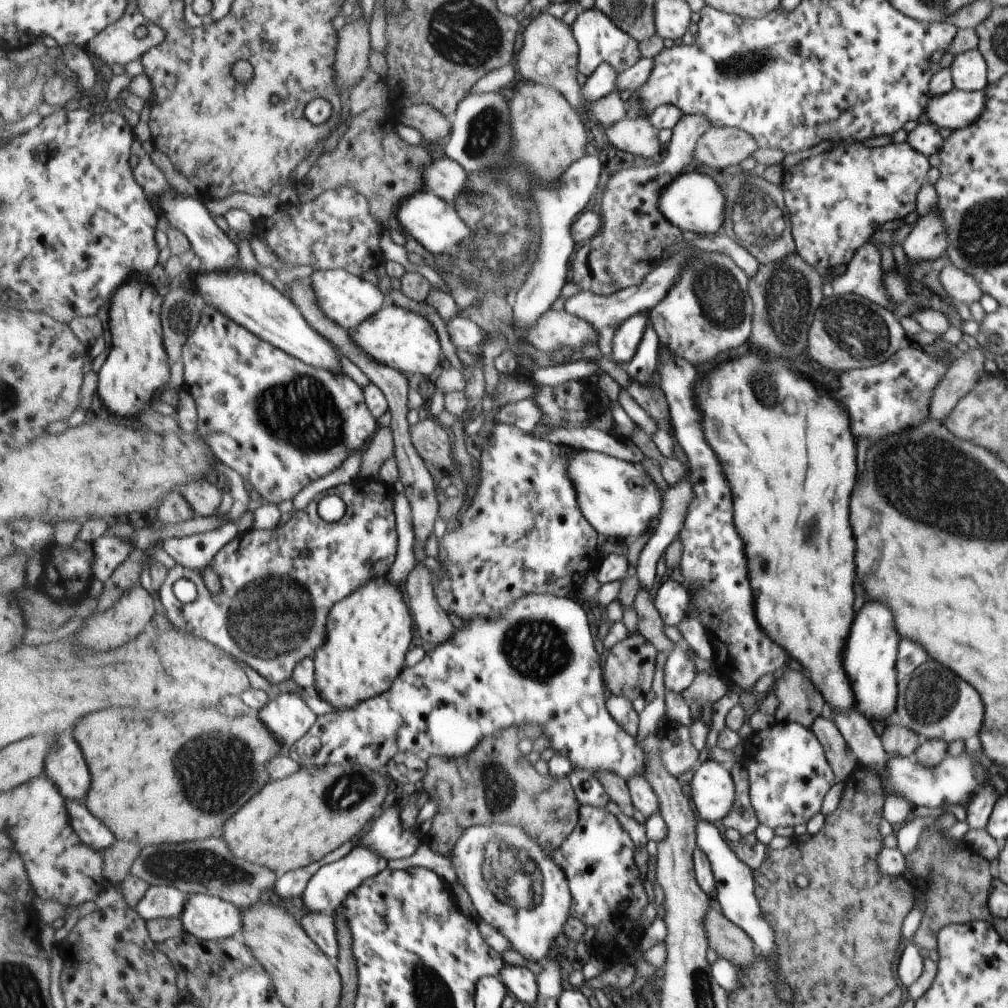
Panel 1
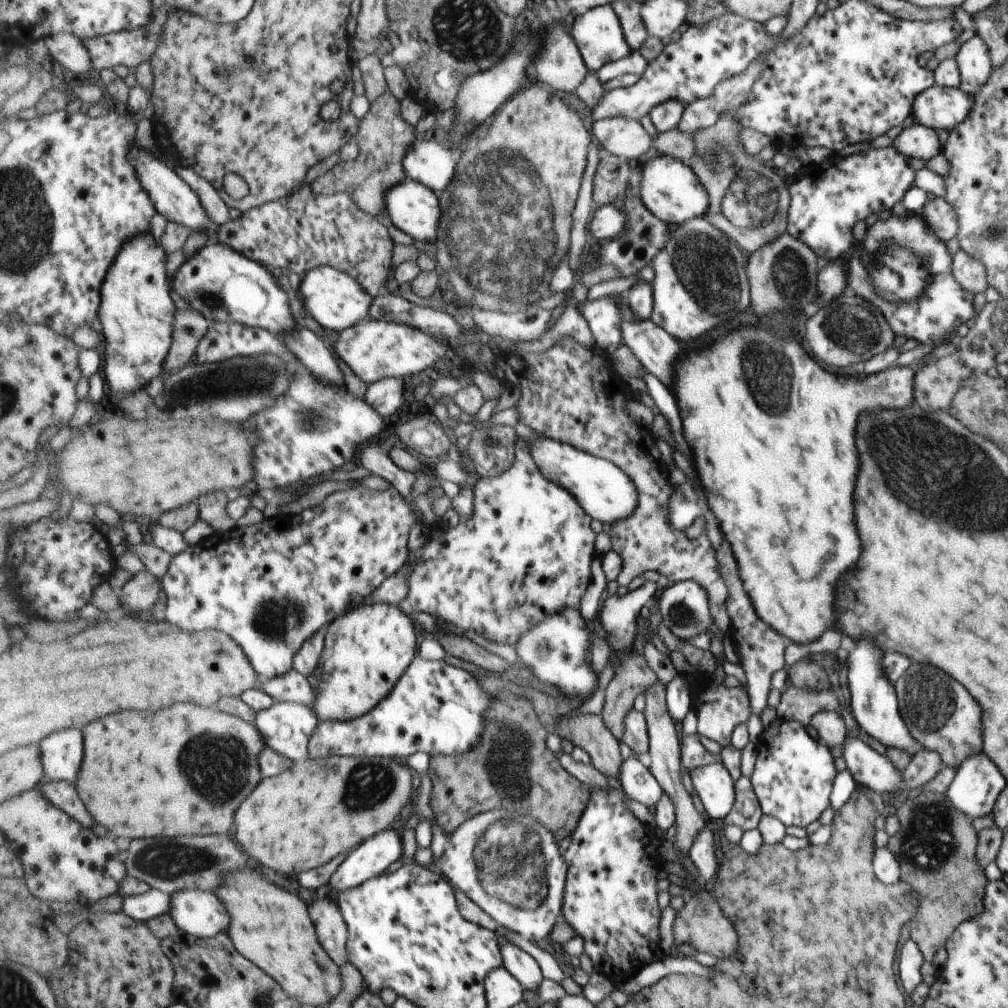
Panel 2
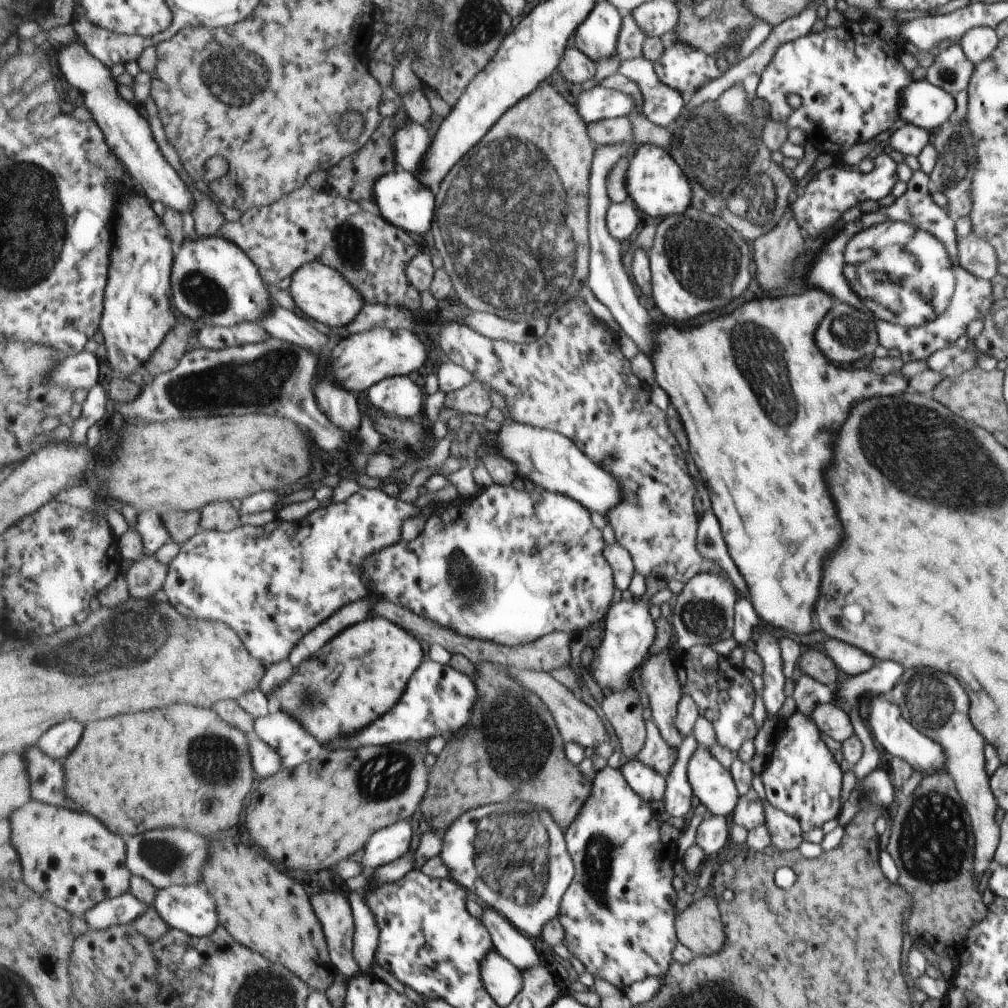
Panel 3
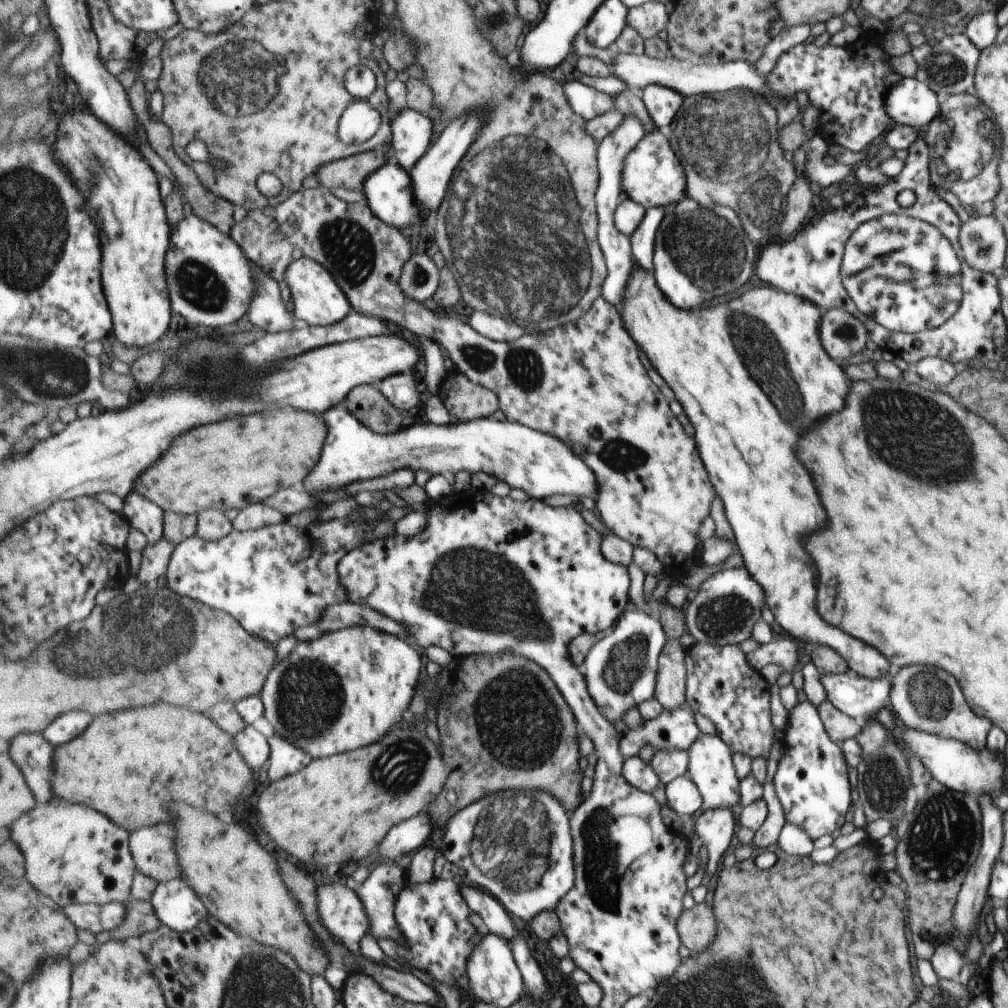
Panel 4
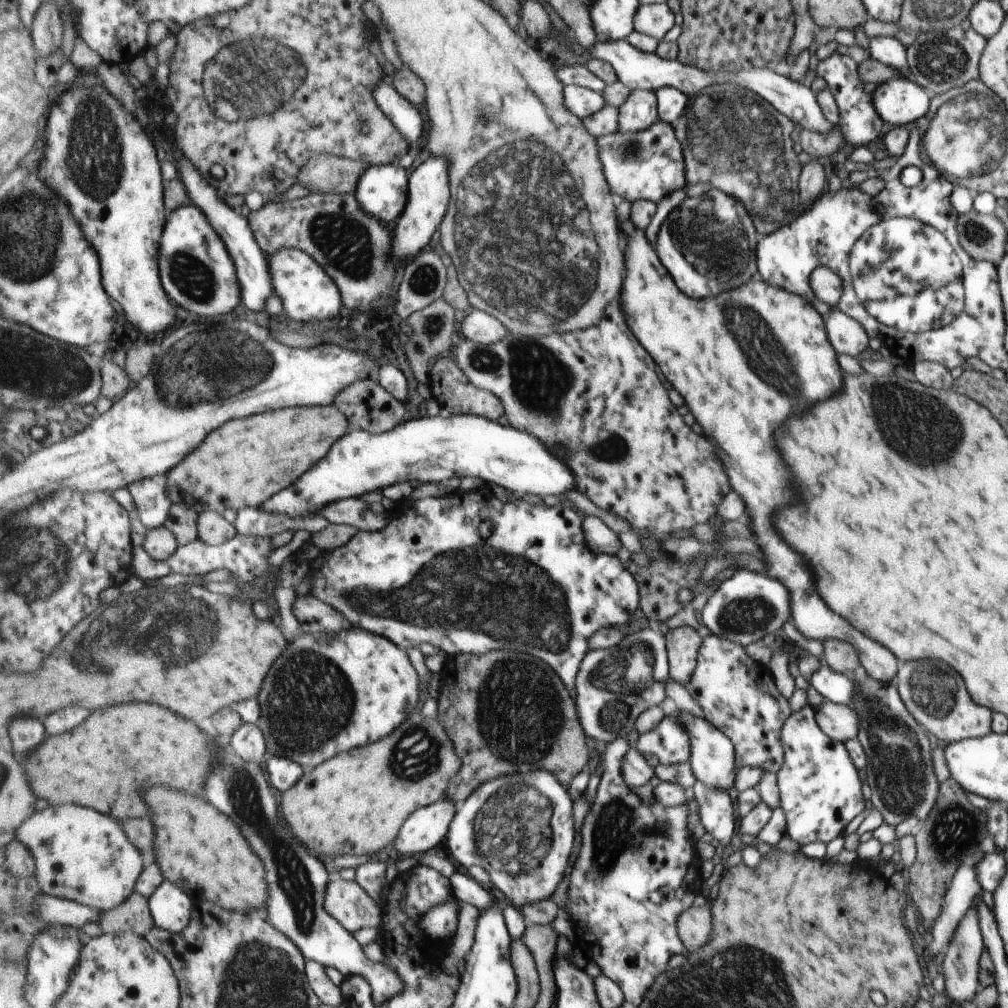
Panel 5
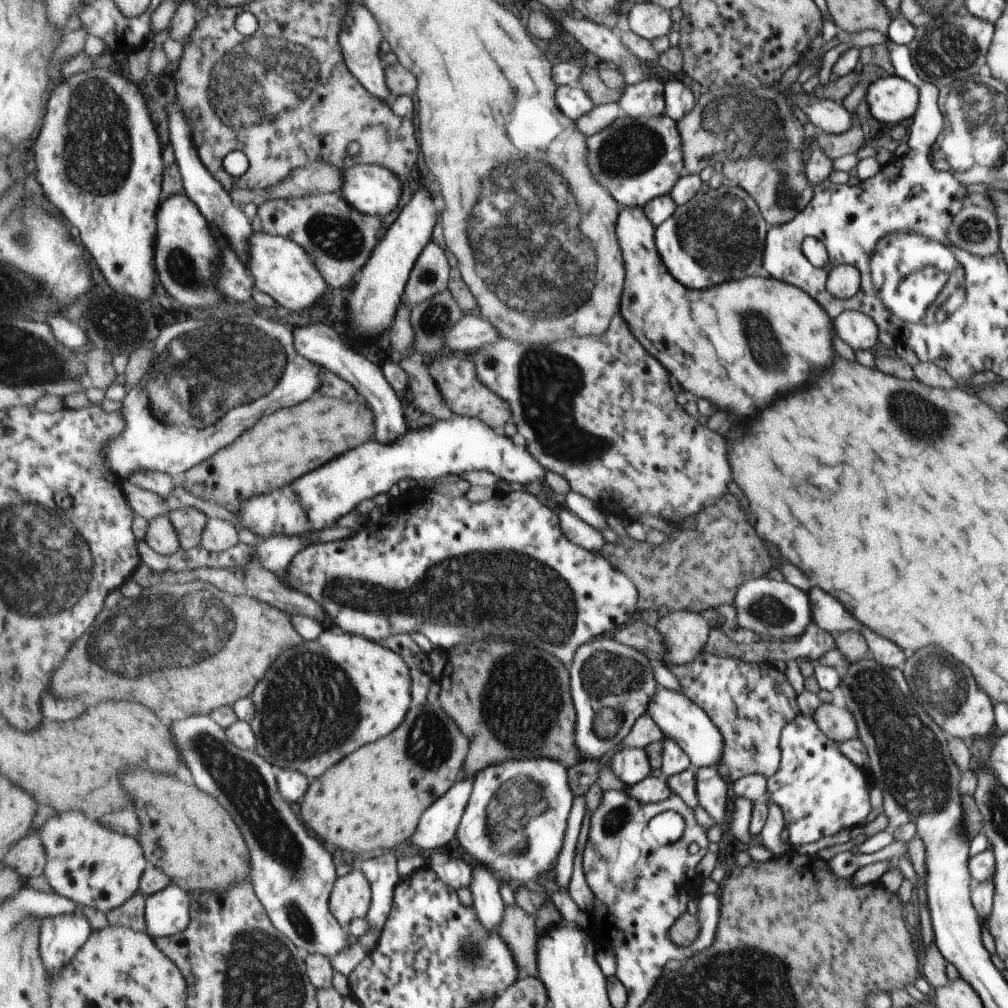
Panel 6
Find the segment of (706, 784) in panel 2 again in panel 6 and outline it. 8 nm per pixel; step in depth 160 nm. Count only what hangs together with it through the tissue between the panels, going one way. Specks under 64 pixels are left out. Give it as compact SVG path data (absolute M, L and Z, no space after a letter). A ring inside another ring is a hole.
M659 687L656 696L651 700L649 713L654 717L664 738L678 743L688 755L692 766L697 769L718 766L724 756L725 739L705 709L690 700L682 691Z

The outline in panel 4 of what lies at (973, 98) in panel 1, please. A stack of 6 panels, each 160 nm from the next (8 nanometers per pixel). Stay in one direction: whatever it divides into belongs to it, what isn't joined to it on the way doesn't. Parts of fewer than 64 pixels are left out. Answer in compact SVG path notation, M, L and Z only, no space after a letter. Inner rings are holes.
M902 77L888 88L885 111L896 125L908 125L916 130L929 124L946 111L938 103L936 93L914 77Z

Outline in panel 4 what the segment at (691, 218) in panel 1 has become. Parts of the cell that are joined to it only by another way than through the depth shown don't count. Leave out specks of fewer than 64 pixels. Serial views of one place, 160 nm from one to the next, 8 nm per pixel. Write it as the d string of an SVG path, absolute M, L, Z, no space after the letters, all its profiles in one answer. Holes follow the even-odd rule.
M655 128L626 157L623 170L623 189L630 198L643 204L647 209L665 207L672 202L680 202L685 195L688 174L684 174L684 164L671 146L665 131Z

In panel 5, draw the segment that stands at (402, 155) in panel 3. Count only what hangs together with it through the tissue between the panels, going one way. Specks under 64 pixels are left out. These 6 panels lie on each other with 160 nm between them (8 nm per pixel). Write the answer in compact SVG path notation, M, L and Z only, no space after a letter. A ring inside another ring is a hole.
M389 79L378 83L374 94L382 110L399 126L414 148L426 128L421 108L408 100Z

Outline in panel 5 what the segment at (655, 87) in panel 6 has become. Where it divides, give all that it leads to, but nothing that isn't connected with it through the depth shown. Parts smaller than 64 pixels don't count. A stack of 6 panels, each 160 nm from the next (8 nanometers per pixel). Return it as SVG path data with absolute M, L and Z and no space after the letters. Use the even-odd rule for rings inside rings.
M653 90L633 91L620 110L620 130L622 131L635 134L654 126L654 122L660 120L657 111L657 96Z

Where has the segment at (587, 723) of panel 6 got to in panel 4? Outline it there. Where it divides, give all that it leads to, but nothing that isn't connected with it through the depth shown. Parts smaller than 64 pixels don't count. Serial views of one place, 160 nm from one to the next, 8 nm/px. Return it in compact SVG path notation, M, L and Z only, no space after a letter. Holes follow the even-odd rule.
M630 606L611 632L604 634L591 650L583 667L584 673L594 700L610 722L624 721L630 711L655 698L659 656L666 643L660 622Z

